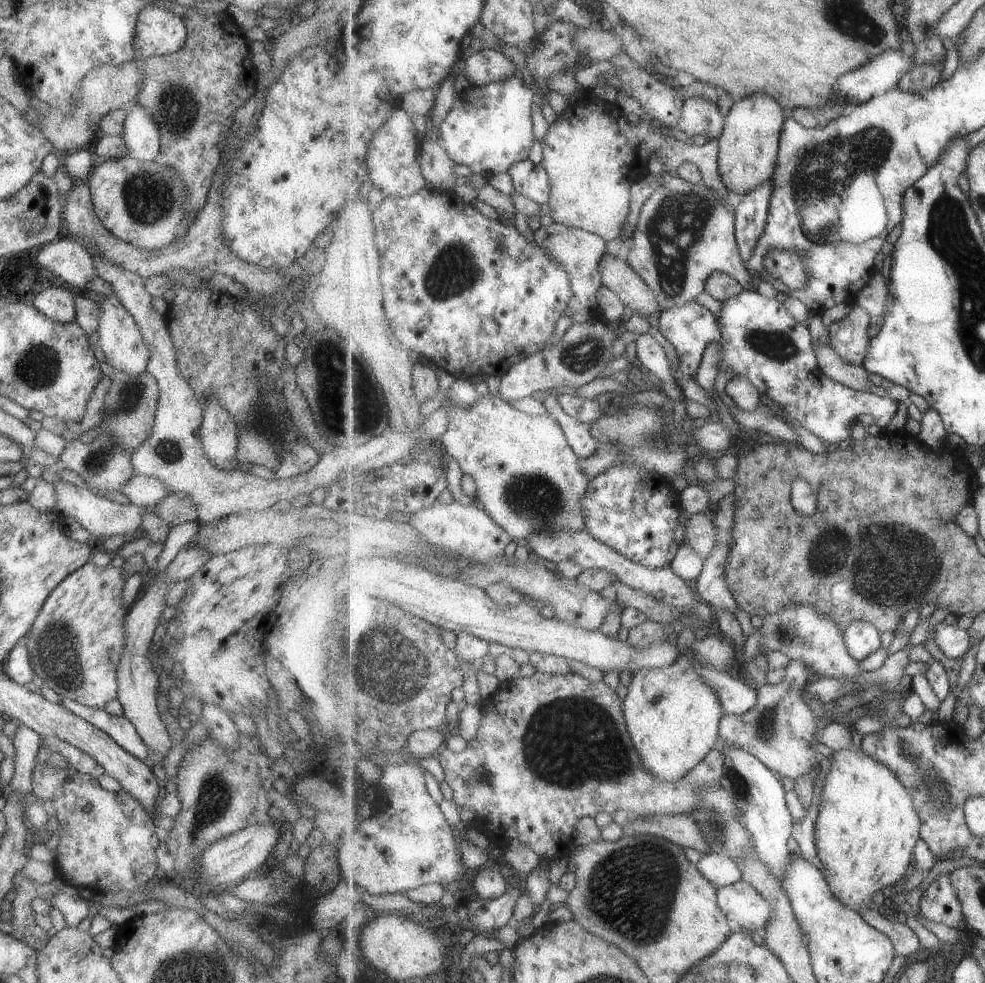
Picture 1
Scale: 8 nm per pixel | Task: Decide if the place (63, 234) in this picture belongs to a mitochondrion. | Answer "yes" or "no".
no

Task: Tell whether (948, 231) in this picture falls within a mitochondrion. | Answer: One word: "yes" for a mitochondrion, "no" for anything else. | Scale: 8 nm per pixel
yes

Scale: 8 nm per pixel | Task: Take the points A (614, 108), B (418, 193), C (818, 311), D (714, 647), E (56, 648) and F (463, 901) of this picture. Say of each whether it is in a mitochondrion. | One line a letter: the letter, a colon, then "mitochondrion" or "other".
A: other
B: other
C: other
D: other
E: mitochondrion
F: other

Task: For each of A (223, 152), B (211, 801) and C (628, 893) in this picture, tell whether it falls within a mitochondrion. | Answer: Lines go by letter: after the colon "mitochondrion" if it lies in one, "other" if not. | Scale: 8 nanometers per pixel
A: other
B: mitochondrion
C: mitochondrion

